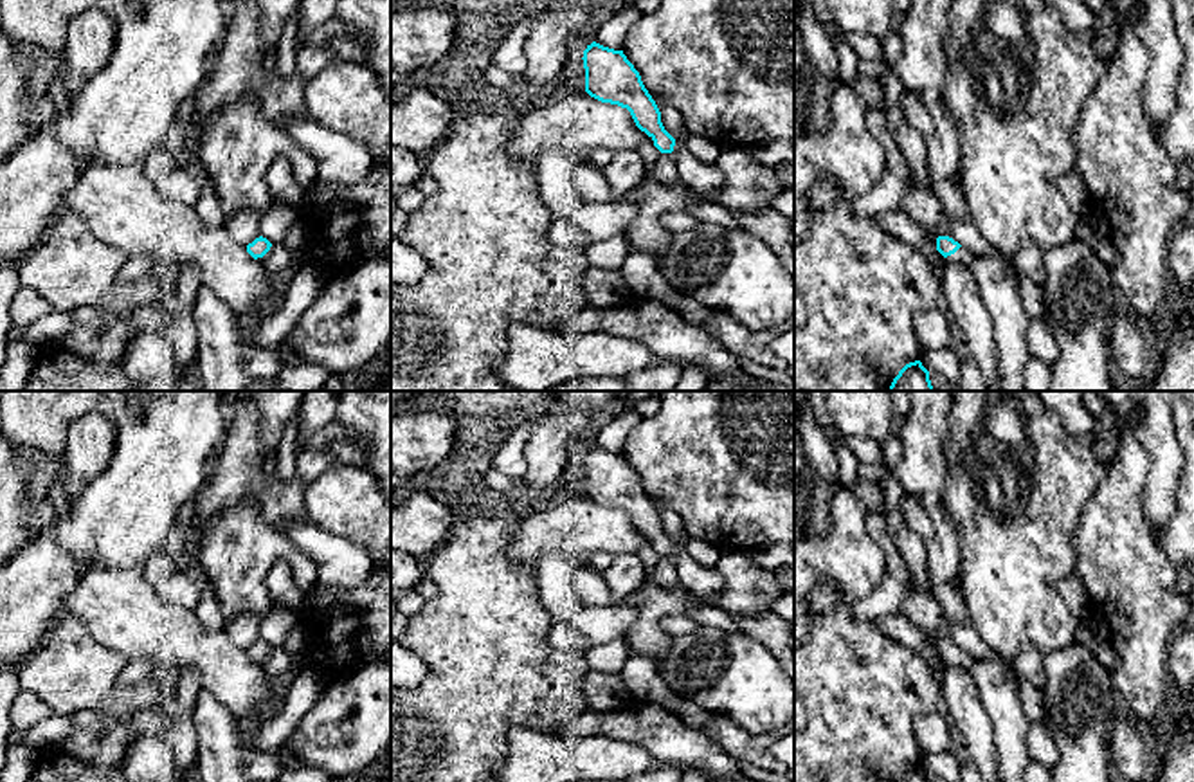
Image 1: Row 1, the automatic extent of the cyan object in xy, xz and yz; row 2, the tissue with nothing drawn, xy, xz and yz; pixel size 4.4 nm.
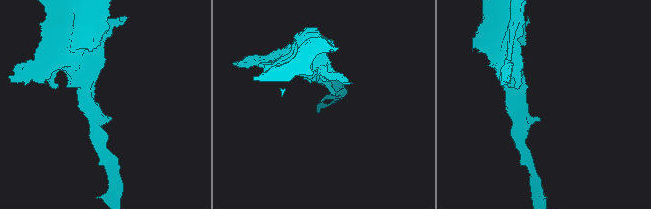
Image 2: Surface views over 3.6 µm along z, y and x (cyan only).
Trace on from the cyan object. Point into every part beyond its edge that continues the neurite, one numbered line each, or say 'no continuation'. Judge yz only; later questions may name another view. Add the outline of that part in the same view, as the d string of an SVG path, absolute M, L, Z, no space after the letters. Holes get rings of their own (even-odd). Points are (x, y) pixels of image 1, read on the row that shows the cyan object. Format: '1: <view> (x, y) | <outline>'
1: yz (962, 254) | M960 247L954 254L947 256L945 261L947 263L963 263L963 265L971 265L974 261L976 254L971 252L965 247Z

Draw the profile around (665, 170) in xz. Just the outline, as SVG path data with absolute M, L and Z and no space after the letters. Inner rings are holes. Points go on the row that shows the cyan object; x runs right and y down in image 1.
M661 153L656 168L654 168L656 178L663 184L675 184L679 182L677 168L672 153Z

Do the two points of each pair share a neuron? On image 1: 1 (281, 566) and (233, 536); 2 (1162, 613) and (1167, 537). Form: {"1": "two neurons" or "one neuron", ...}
{"1": "two neurons", "2": "two neurons"}

